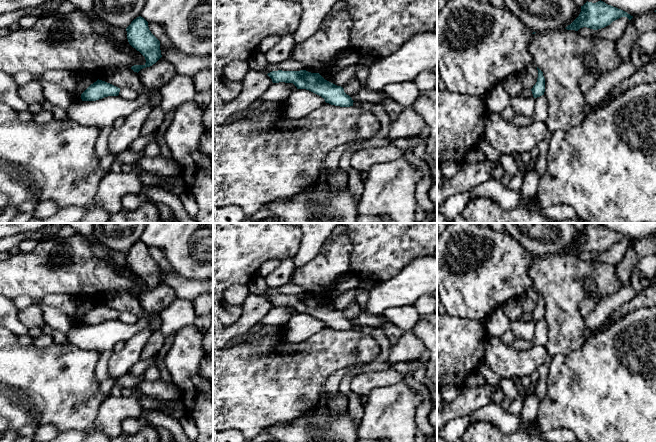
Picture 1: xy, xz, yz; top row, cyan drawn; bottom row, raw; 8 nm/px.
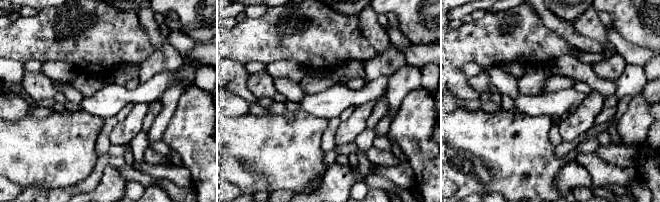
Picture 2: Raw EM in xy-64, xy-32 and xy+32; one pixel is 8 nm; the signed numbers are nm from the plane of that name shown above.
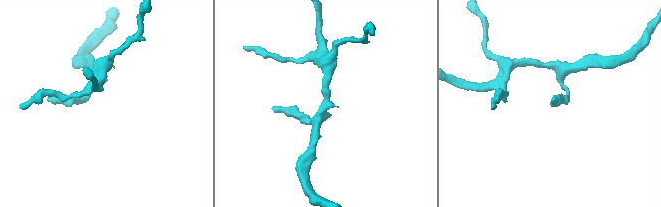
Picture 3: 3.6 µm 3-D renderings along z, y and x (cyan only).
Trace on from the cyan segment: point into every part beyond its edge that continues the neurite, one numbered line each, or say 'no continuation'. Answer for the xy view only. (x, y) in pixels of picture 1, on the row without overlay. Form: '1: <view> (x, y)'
no continuation

